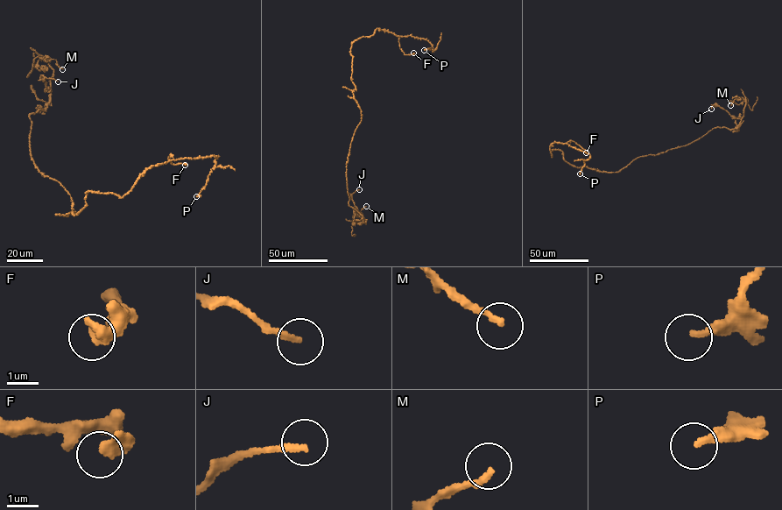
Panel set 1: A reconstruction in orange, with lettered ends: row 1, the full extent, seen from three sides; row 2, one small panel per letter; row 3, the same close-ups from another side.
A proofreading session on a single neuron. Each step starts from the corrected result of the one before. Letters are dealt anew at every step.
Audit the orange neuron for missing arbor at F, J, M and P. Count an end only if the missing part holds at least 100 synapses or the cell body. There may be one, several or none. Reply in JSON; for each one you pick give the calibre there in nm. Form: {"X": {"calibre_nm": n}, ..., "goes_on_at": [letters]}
{"goes_on_at": []}

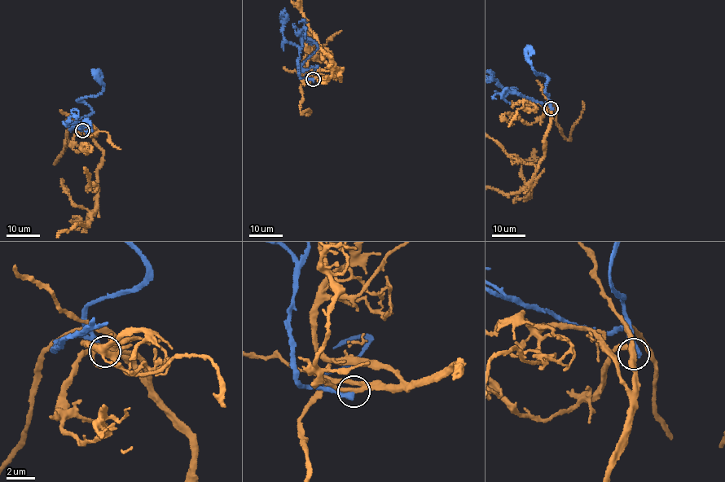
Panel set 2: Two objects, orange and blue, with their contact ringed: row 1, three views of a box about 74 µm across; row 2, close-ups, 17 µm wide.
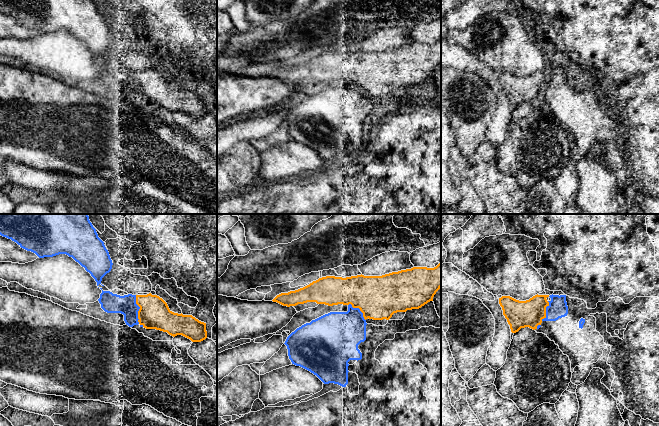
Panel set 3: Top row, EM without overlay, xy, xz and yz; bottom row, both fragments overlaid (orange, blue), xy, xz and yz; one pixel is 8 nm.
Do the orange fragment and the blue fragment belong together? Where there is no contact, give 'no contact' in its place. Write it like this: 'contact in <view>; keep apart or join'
contact in xy; keep apart

